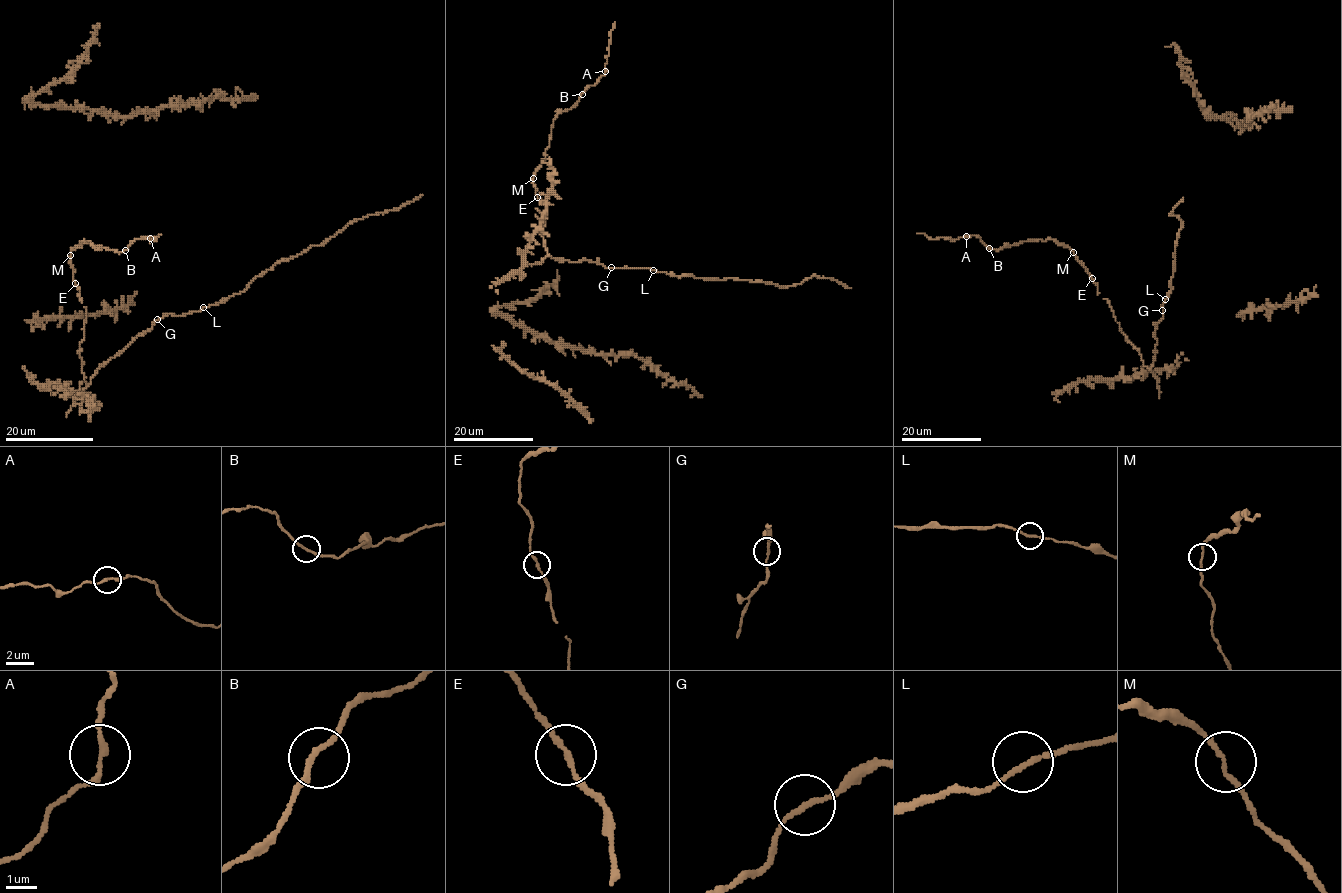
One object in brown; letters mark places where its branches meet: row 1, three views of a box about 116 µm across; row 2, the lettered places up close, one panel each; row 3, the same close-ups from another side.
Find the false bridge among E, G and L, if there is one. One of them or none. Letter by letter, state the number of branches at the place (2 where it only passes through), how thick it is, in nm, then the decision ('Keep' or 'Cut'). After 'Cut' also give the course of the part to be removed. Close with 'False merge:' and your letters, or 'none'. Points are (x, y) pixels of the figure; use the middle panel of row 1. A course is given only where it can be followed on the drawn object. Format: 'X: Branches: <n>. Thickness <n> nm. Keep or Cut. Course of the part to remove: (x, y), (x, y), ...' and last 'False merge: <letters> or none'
E: Branches: 2. Thickness 140 nm. Keep
G: Branches: 2. Thickness 150 nm. Keep
L: Branches: 2. Thickness 160 nm. Keep
False merge: none

